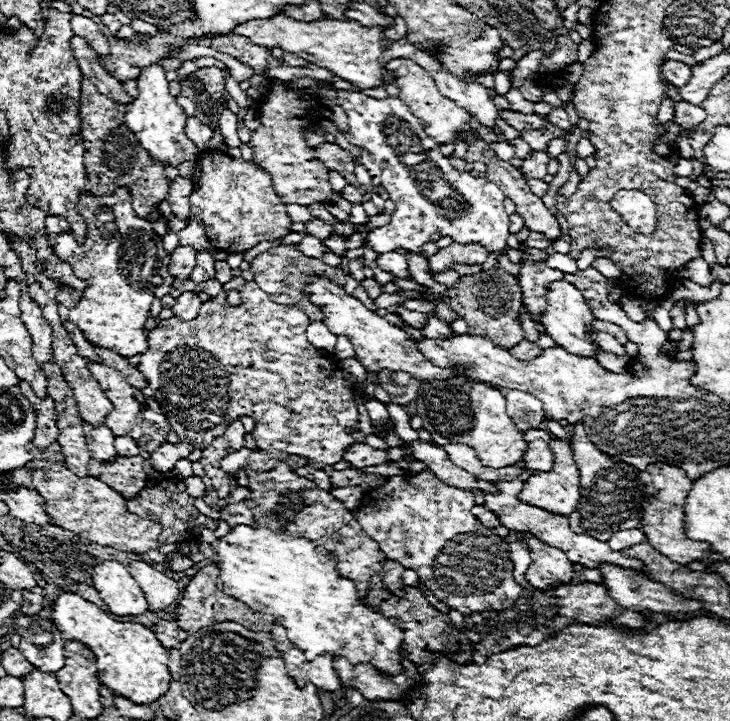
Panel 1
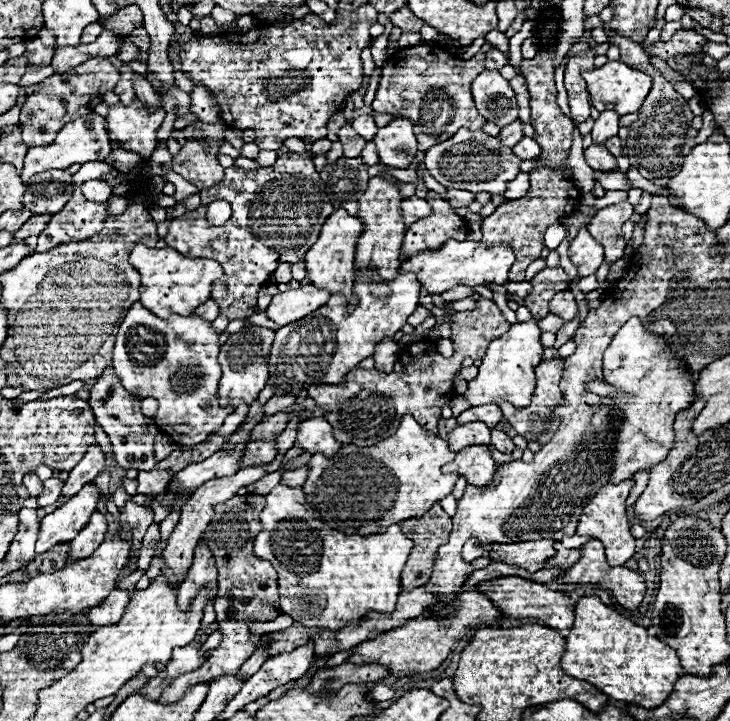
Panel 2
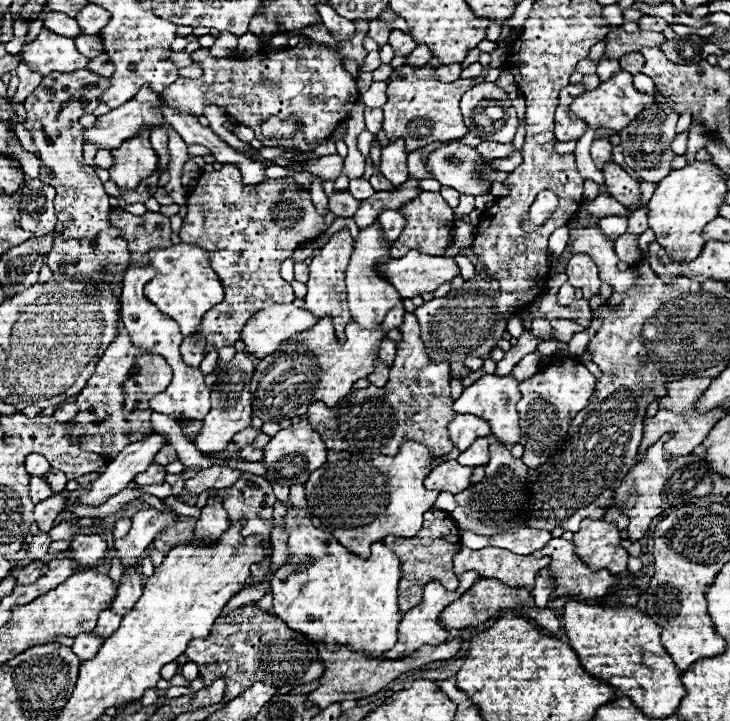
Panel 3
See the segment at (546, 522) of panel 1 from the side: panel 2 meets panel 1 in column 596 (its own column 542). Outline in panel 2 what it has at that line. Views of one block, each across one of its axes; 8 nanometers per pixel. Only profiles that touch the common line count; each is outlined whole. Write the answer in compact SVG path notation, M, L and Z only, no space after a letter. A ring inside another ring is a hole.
M528 540L520 544L486 544L482 548L490 552L488 556L492 560L502 562L502 564L520 566L528 572L536 572L544 568L546 560L556 554L556 550L552 548L552 540Z

